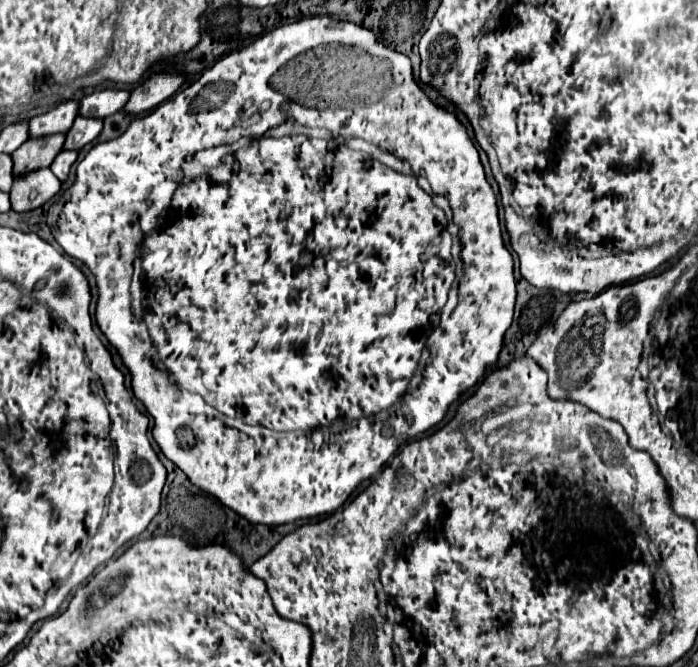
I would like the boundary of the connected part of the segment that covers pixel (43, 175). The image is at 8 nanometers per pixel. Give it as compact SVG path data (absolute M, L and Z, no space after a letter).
M49 168L29 172L25 176L15 178L11 188L11 210L15 212L29 212L41 208L49 202L61 188L61 182L53 176Z

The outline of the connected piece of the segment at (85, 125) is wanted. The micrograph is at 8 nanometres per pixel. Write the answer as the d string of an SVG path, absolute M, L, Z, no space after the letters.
M77 116L71 130L65 136L63 150L81 150L85 144L93 142L101 134L101 128L103 128L101 120Z

